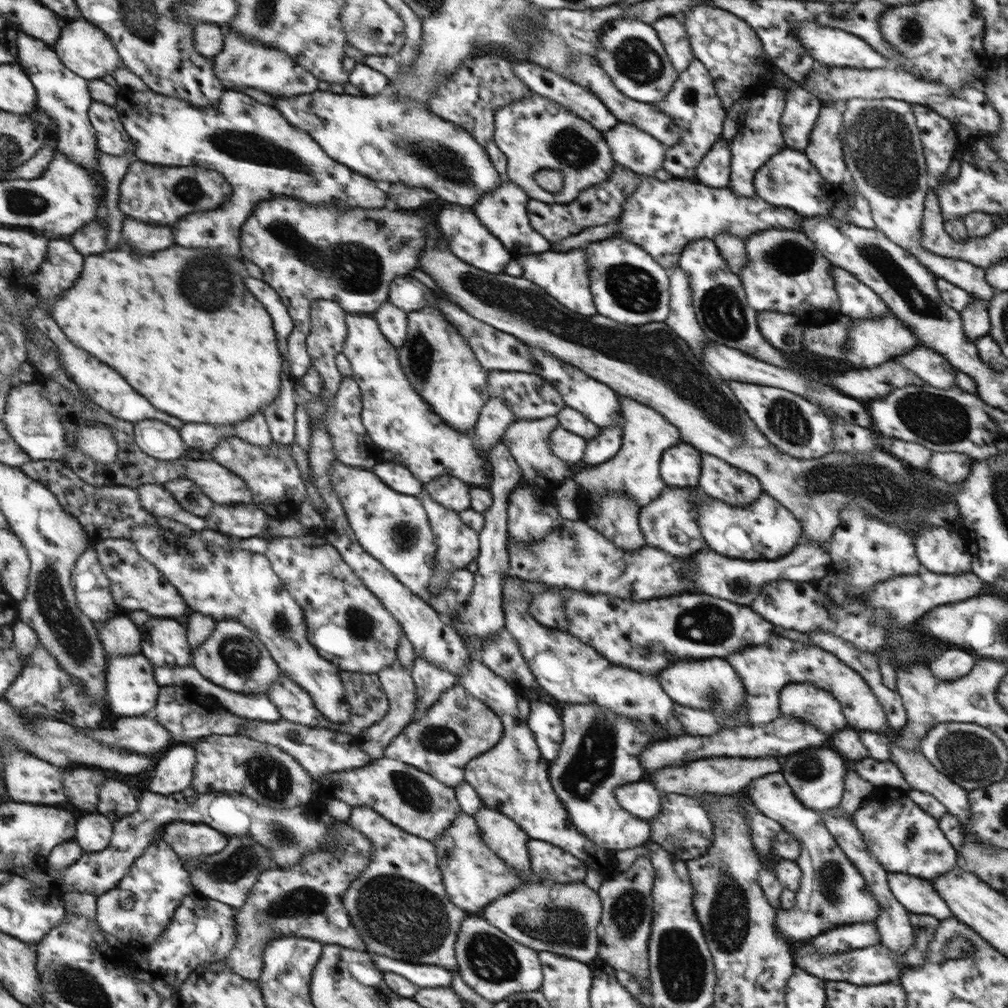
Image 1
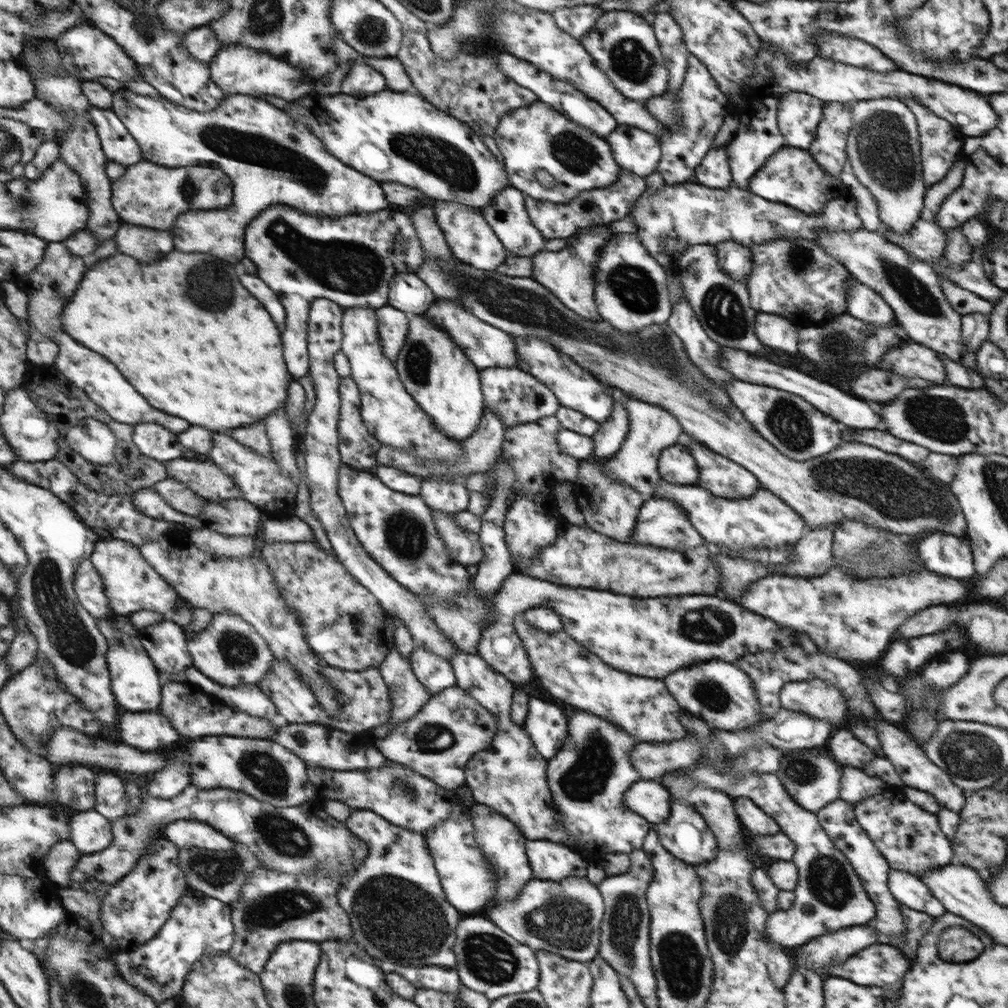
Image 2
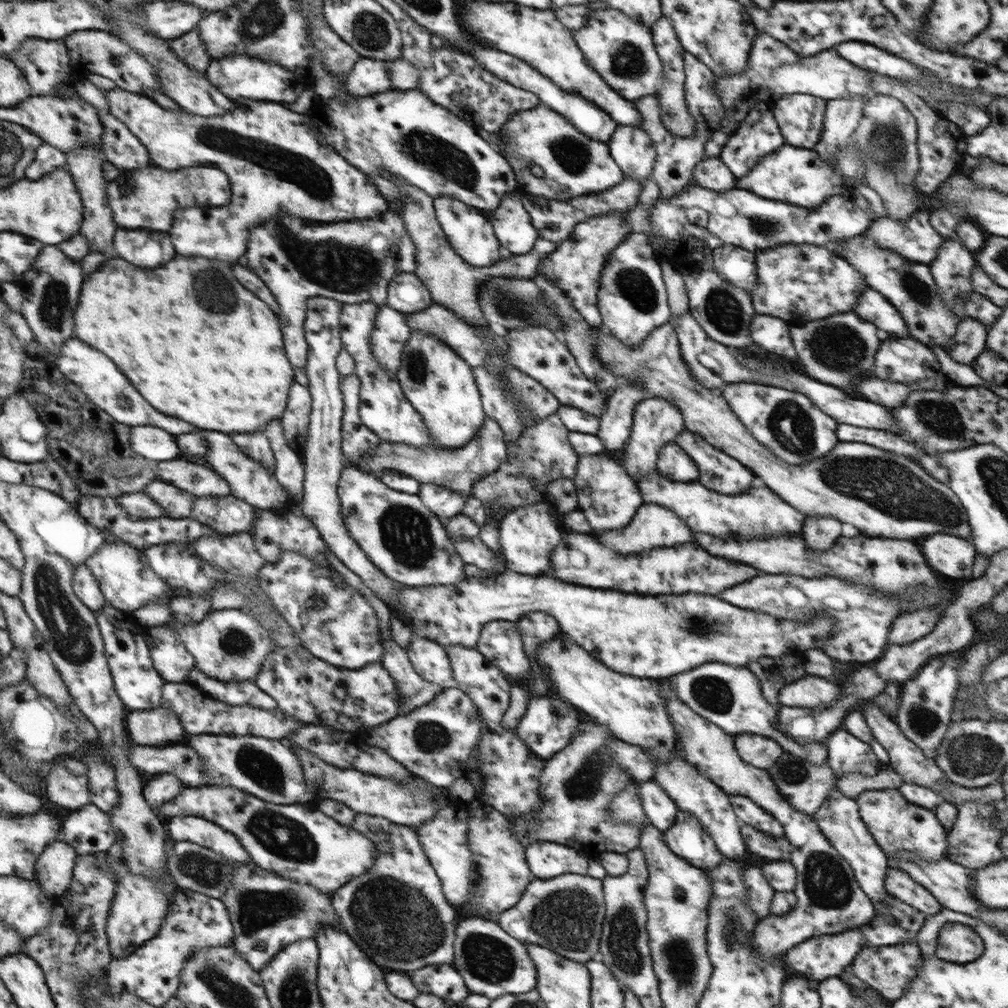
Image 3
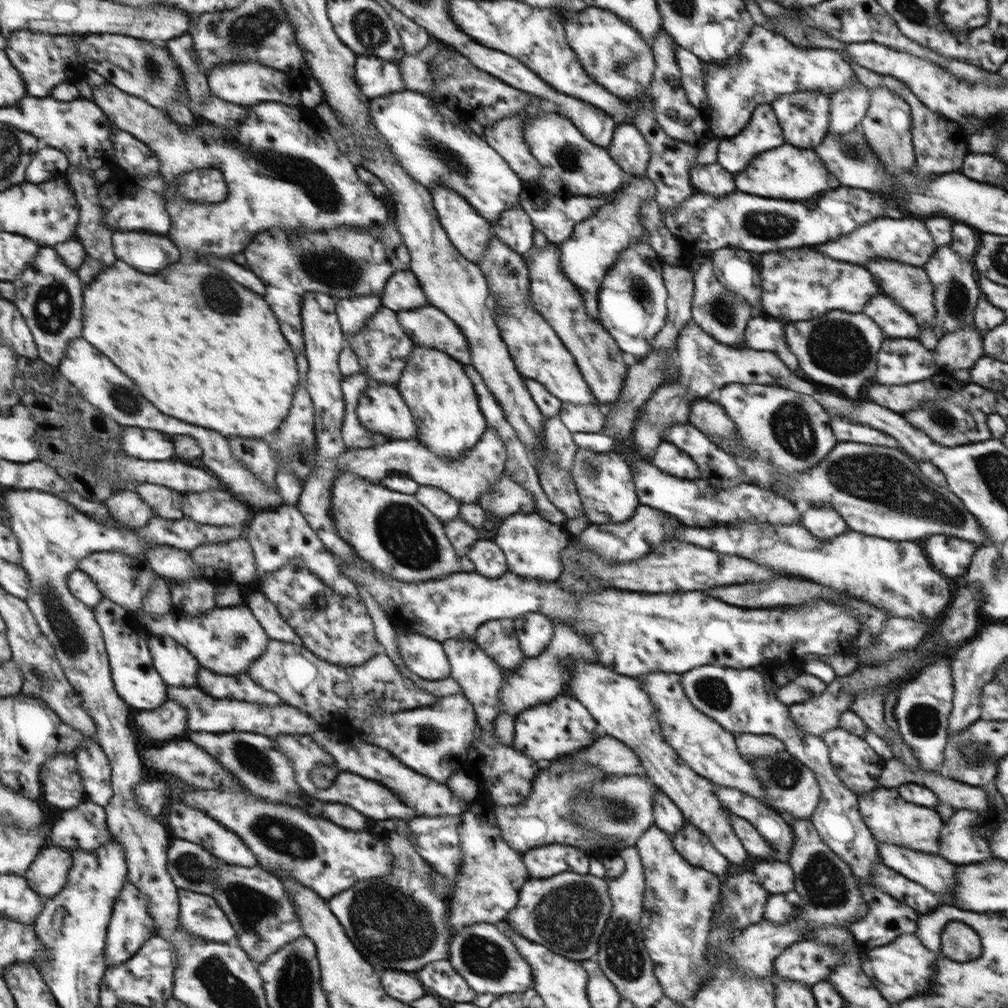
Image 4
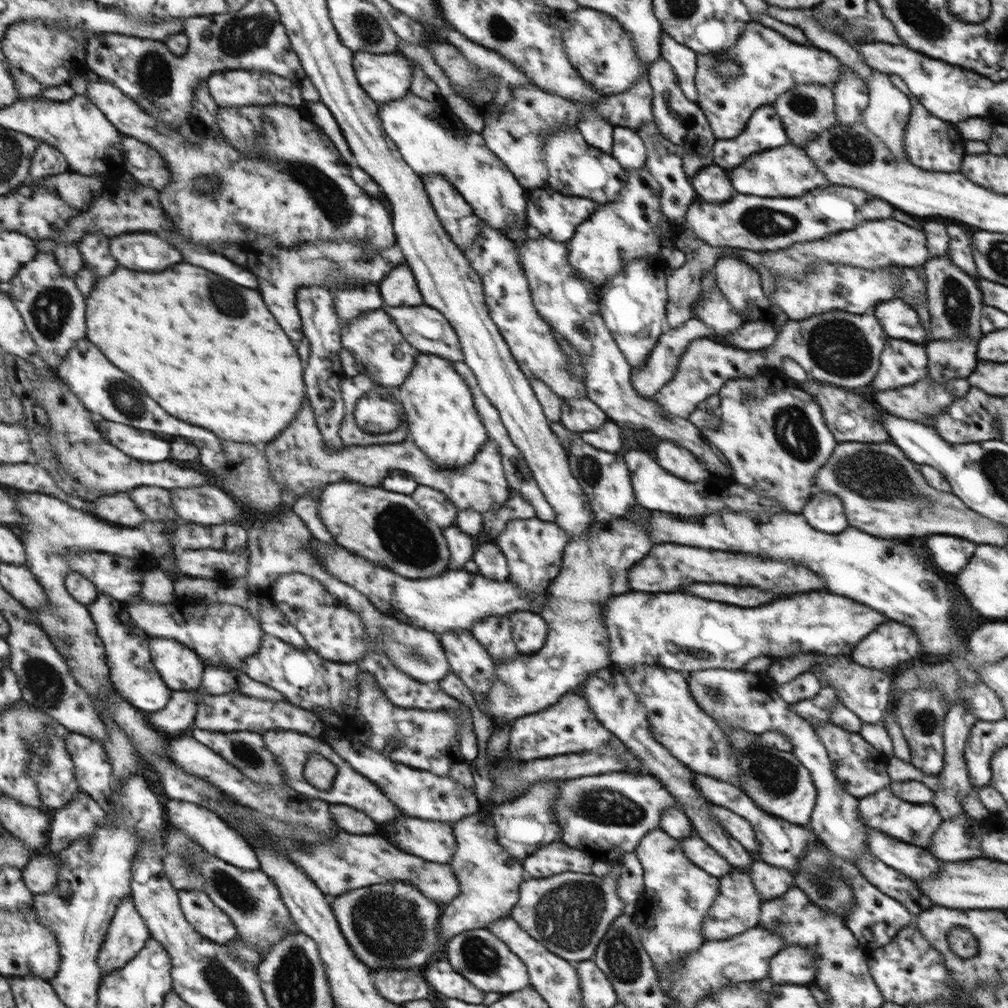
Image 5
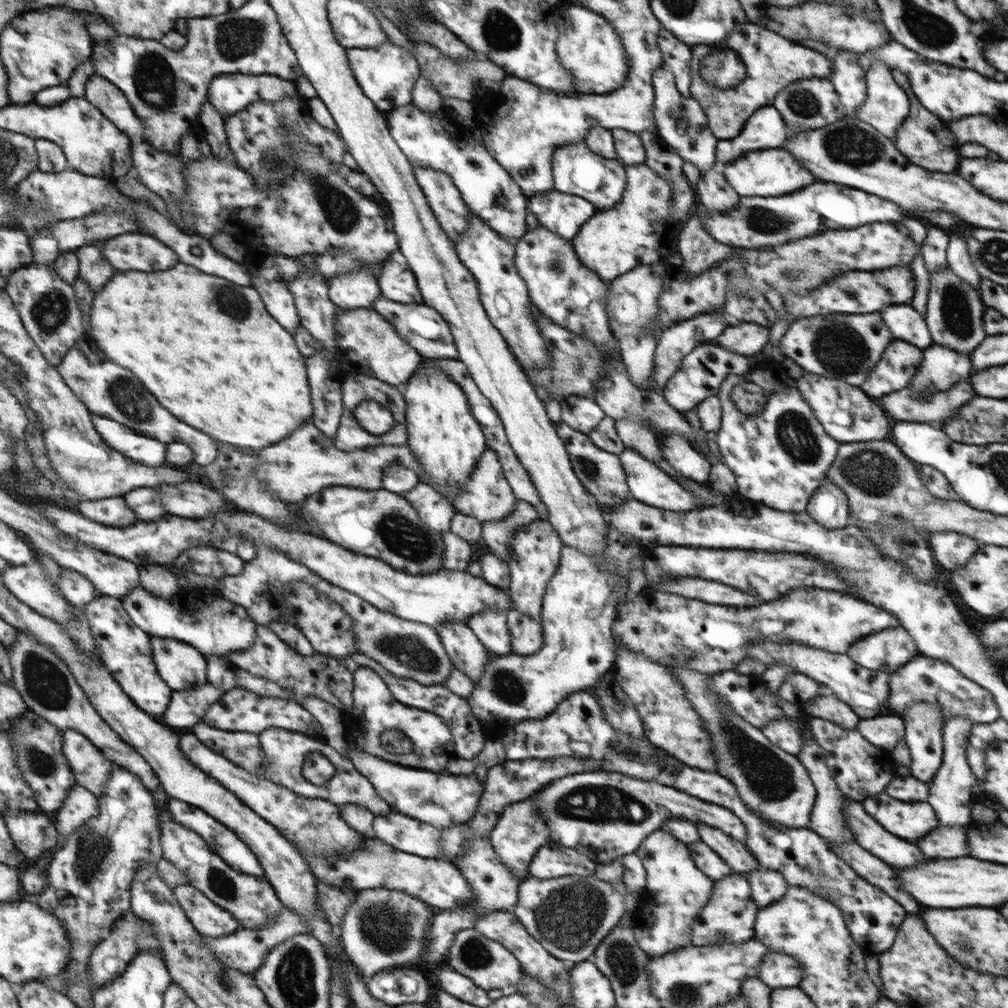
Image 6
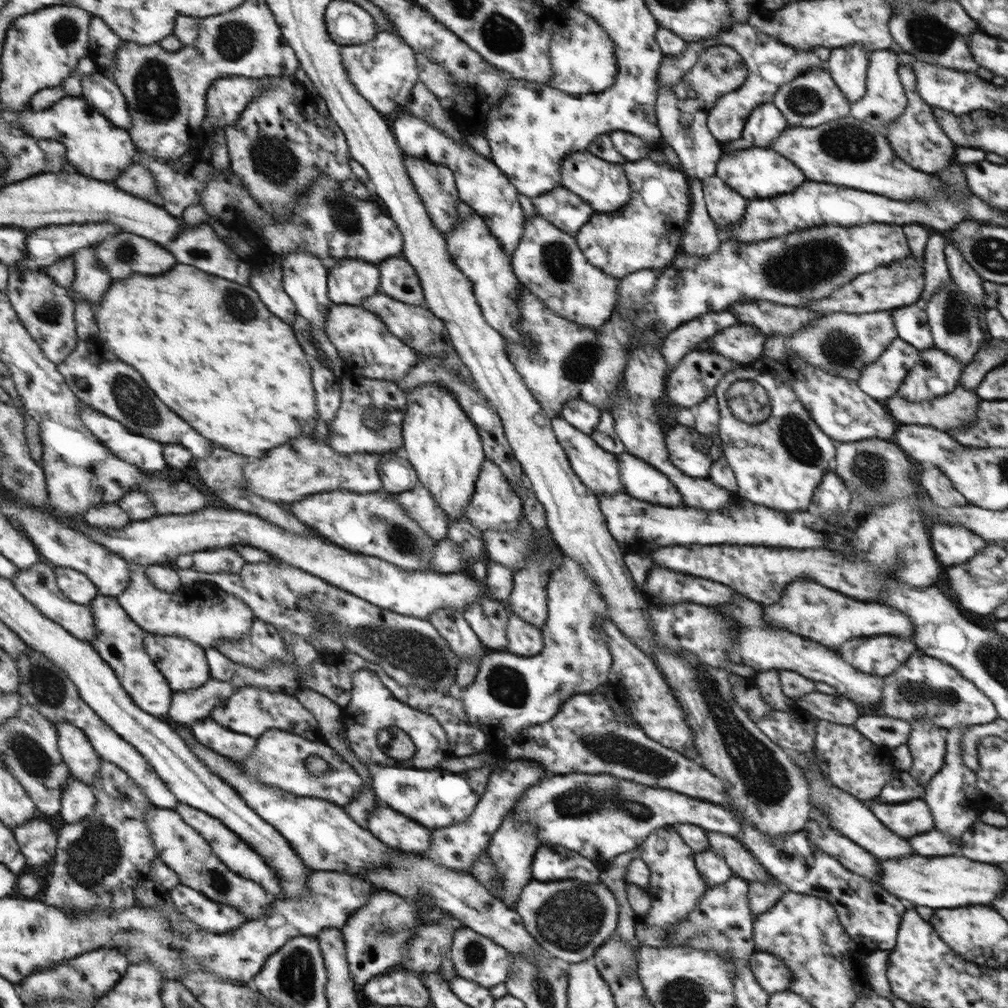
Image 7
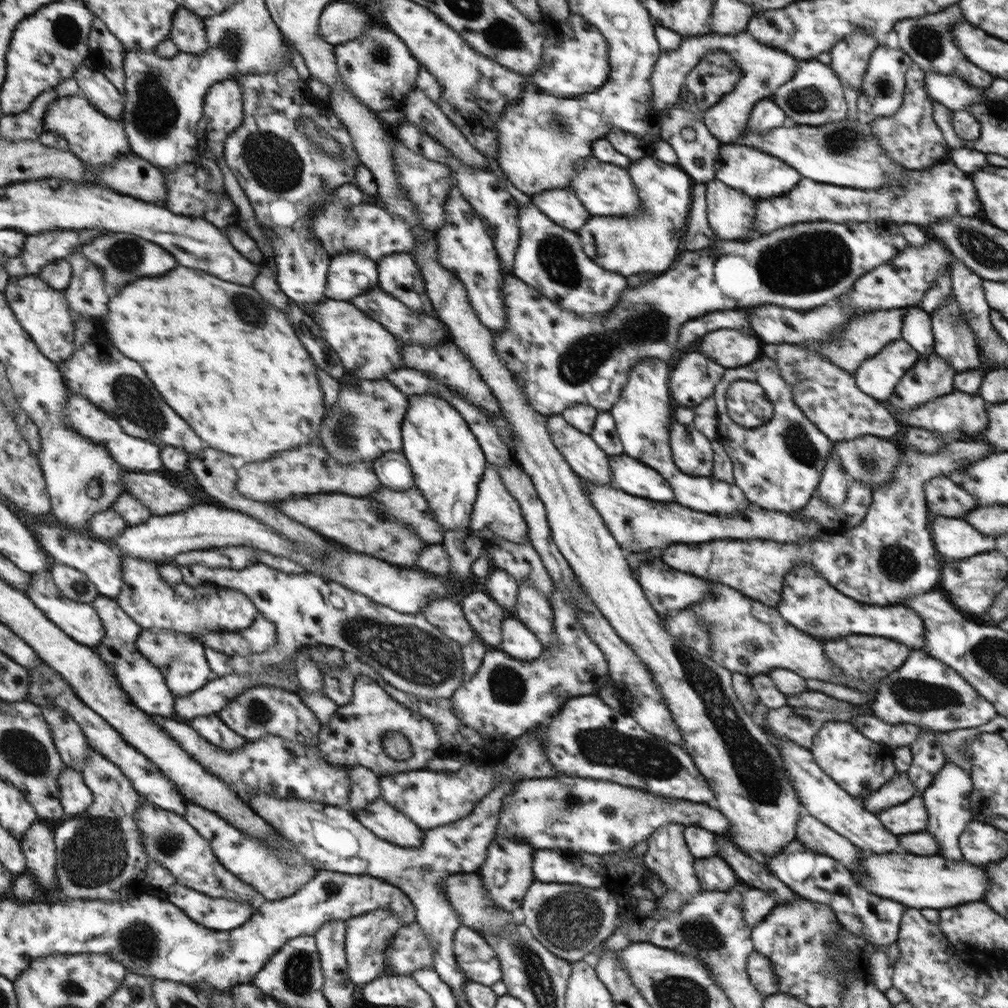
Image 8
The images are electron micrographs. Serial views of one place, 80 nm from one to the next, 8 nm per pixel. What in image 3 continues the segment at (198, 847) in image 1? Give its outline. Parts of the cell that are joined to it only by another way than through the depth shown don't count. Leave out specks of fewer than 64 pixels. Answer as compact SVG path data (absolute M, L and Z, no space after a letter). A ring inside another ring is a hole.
M183 814L167 821L169 836L175 841L189 841L226 856L233 863L250 863L253 857L235 834L227 832L210 819Z

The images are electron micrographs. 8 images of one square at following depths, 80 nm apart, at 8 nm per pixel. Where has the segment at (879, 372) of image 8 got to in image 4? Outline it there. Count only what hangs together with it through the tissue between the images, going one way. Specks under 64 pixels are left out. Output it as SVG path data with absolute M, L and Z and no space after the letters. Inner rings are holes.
M885 337L876 354L875 376L873 380L879 385L909 385L911 382L925 381L935 376L937 366L934 366L934 357L931 351L925 349L918 339L888 338Z

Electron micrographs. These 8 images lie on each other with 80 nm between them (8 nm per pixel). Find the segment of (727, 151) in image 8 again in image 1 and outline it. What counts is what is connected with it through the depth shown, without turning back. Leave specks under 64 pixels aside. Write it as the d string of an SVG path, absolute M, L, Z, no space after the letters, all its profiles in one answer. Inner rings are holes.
M783 148L770 156L755 172L752 178L755 196L772 206L794 210L805 216L825 215L830 212L835 200L843 196L841 185L830 184L818 173L814 163L803 151Z

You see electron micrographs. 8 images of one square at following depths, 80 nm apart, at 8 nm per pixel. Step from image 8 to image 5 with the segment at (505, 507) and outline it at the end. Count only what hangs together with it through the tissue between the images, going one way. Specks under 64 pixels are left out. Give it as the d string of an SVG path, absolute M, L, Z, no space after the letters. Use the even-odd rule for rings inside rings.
M308 398L303 402L303 409L295 421L287 426L281 436L264 447L269 463L271 463L272 477L282 488L288 486L297 499L305 496L310 490L324 488L343 480L363 486L380 485L385 478L385 473L399 469L408 472L418 485L430 486L442 491L454 503L457 510L471 509L481 515L488 510L501 508L510 491L505 472L502 470L502 454L499 452L498 444L492 440L487 439L487 446L479 450L479 458L475 458L471 466L459 467L459 469L437 467L408 439L389 445L368 445L331 450L327 448L324 436L319 431L315 411Z

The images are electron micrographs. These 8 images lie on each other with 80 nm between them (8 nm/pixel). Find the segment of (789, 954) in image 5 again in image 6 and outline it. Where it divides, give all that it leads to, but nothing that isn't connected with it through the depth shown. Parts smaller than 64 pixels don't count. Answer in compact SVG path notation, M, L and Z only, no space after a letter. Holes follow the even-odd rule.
M770 952L762 956L758 980L775 988L797 986L802 980L802 966L789 954Z

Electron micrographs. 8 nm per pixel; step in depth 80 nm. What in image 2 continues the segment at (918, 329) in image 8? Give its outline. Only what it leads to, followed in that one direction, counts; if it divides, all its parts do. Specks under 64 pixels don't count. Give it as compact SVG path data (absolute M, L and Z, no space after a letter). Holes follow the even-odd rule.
M853 277L848 280L847 286L846 312L853 318L873 326L889 326L897 321L894 311L877 292Z

